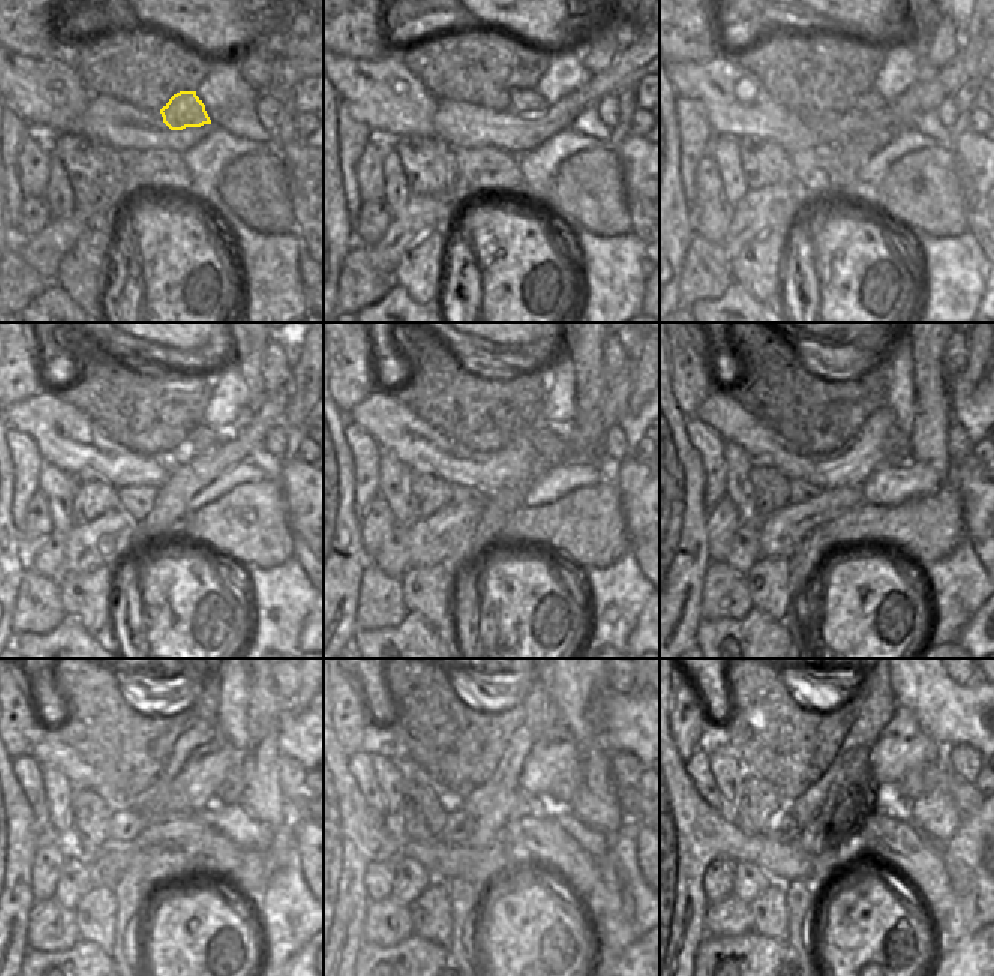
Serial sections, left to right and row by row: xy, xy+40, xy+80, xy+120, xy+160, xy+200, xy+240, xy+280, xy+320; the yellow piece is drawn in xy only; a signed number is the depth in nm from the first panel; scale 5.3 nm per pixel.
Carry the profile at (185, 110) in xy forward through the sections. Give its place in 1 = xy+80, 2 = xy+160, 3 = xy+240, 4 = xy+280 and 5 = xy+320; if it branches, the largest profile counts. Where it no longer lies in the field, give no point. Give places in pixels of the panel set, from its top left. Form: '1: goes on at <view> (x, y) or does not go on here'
1: goes on at xy+80 (868, 104)
2: goes on at xy+160 (552, 446)
3: goes on at xy+240 (230, 790)
4: goes on at xy+280 (564, 789)
5: goes on at xy+320 (936, 778)

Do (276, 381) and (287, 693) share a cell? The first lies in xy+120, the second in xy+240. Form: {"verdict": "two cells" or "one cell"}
{"verdict": "one cell"}

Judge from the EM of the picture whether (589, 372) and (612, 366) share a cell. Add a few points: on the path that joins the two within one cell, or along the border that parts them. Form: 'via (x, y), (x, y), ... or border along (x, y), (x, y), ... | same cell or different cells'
border along (604, 338), (601, 377), (607, 387) | different cells

